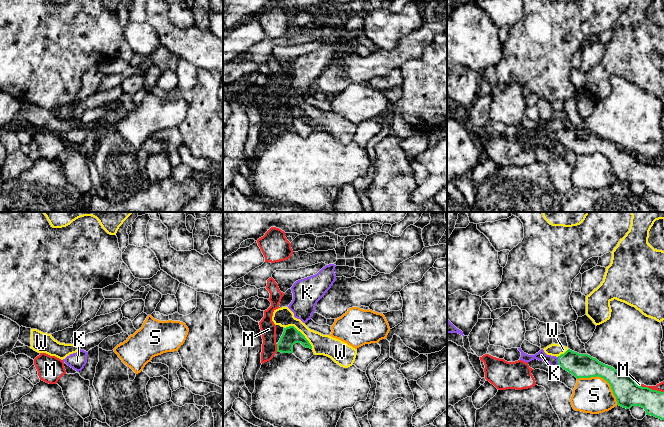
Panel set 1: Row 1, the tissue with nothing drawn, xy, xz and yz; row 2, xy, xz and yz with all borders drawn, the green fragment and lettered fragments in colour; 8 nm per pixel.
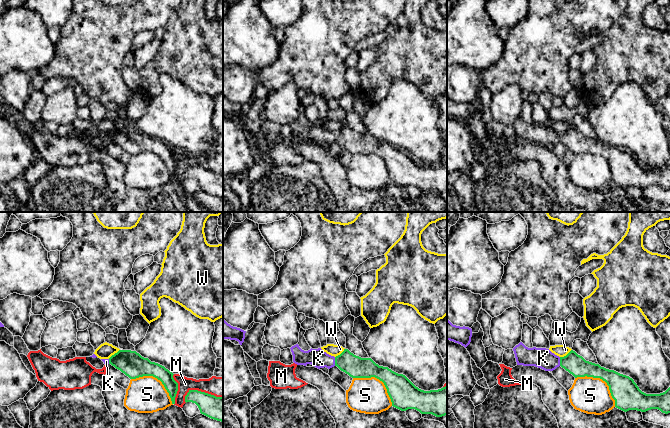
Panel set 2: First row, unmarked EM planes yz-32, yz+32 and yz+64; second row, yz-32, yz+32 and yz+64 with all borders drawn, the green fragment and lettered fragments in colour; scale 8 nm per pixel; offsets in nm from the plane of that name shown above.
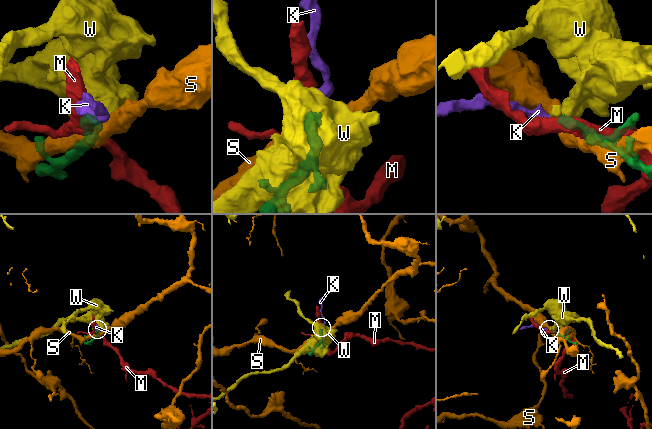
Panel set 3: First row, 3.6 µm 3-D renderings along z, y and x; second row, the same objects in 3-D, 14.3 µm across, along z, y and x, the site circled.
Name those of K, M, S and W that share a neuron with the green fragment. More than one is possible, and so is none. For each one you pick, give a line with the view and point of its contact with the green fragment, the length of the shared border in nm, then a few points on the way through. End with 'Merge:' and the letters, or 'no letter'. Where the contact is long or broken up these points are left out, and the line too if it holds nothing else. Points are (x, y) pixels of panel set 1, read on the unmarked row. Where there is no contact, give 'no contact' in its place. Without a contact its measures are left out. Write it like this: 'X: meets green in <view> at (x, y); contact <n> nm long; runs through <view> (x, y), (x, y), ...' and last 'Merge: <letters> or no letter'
K: meets green in yz at (558, 137); contact 60 nm long; runs through yz (579, 141), (571, 137), (558, 137), (553, 137), (541, 131)
Merge: K

